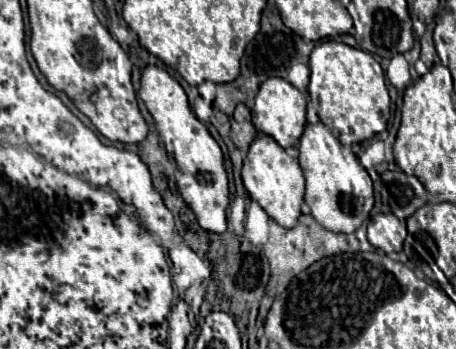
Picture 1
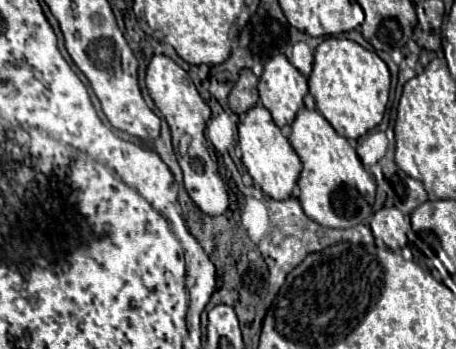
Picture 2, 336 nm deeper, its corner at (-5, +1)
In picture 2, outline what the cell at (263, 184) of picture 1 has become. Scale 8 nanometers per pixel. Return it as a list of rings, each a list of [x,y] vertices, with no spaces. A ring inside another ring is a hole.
[[[253,106],[249,108],[243,118],[239,120],[239,138],[237,144],[243,152],[243,164],[247,172],[253,176],[253,180],[259,184],[259,188],[271,196],[273,200],[285,200],[291,196],[299,172],[301,172],[301,160],[297,152],[291,148],[289,140],[281,134],[279,126],[273,124],[273,118],[269,116],[269,110],[263,106]]]

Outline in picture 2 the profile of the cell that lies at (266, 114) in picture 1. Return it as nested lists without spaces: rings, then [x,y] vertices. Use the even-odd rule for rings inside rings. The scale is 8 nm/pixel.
[[[273,56],[259,78],[261,104],[271,112],[277,126],[291,124],[297,112],[303,108],[307,94],[307,78],[285,58]]]

